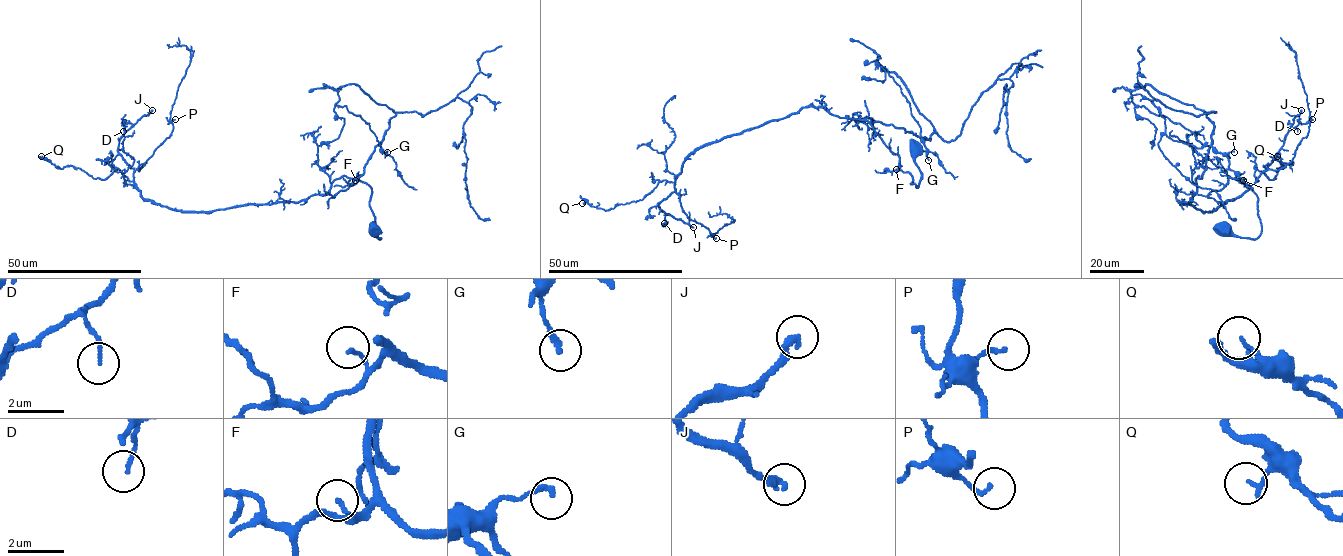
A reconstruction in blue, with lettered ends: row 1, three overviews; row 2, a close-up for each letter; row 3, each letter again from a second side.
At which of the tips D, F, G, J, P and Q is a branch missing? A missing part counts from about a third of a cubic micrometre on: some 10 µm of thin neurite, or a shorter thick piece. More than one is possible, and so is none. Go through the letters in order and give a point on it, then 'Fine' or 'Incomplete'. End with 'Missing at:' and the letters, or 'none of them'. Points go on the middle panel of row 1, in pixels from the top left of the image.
D: Place: (664, 223). Fine
F: Place: (896, 169). Incomplete
G: Place: (928, 160). Fine
J: Place: (693, 227). Incomplete
P: Place: (716, 238). Fine
Q: Place: (582, 203). Fine
Missing at: F, J

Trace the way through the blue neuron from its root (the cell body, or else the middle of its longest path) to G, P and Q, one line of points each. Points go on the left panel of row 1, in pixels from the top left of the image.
G: (374, 232), (367, 184), (328, 190), (358, 178), (376, 146), (387, 152)
P: (374, 232), (380, 239), (371, 188), (358, 178), (334, 196), (210, 211), (145, 200), (133, 173), (175, 119)
Q: (374, 232), (371, 188), (358, 178), (334, 196), (180, 211), (145, 200), (118, 169), (93, 178), (41, 156)

